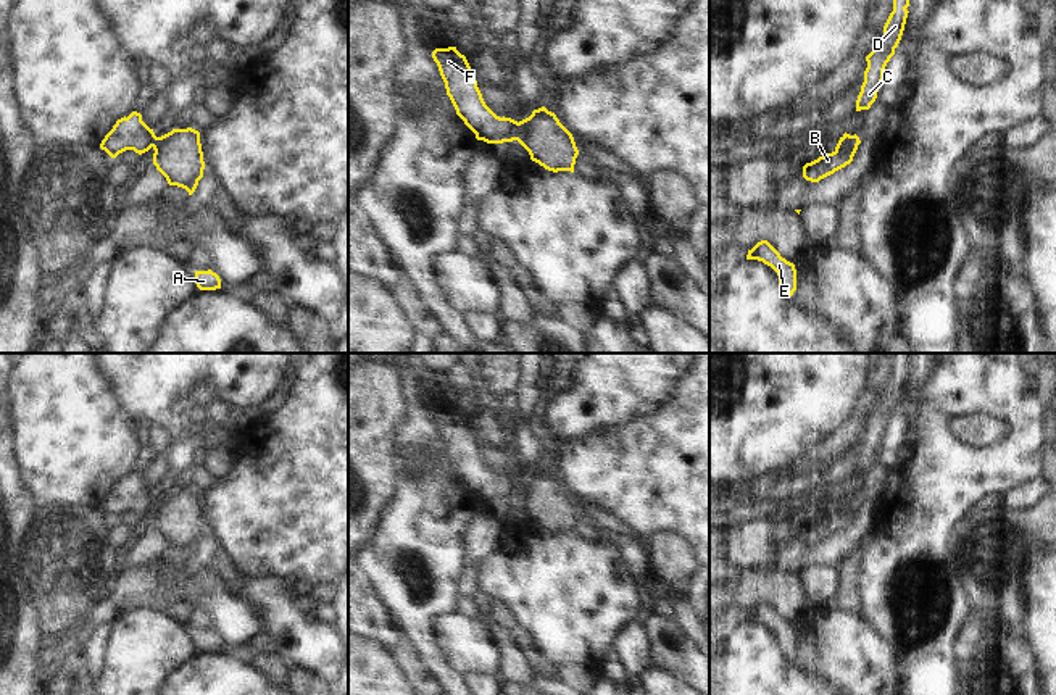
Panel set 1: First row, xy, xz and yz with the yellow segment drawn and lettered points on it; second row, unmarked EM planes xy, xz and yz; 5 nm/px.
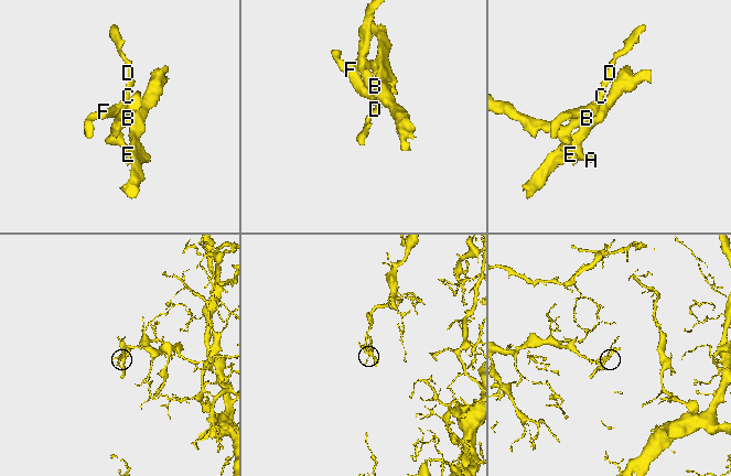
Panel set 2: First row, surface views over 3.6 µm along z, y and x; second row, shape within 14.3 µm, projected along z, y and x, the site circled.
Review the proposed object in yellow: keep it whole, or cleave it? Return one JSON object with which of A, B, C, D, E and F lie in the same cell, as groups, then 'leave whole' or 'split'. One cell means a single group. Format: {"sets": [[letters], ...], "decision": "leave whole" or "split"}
{"sets": [["A", "B"], ["C", "D", "E", "F"]], "decision": "split"}

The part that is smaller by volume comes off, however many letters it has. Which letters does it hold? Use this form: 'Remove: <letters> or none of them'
Remove: A, B

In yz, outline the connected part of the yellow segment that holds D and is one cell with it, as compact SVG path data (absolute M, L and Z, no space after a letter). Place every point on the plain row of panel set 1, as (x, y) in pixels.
M895 353L893 372L883 387L883 397L877 403L875 410L866 418L867 429L856 461L856 472L869 471L877 460L879 448L883 442L883 431L895 416L895 410L898 408L904 392L909 361L911 353Z

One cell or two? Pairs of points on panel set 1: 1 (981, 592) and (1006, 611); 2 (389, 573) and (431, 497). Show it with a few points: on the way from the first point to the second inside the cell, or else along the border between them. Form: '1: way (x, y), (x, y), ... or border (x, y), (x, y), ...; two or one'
1: way (987, 592), (1000, 605); one
2: way (395, 553), (413, 532), (418, 516); one

